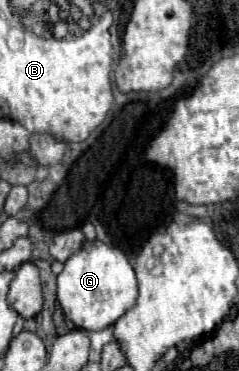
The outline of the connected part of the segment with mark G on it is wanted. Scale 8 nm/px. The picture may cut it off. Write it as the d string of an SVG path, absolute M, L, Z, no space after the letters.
M85 242L57 276L57 300L79 330L95 332L113 326L137 300L137 278L125 252L103 242Z

